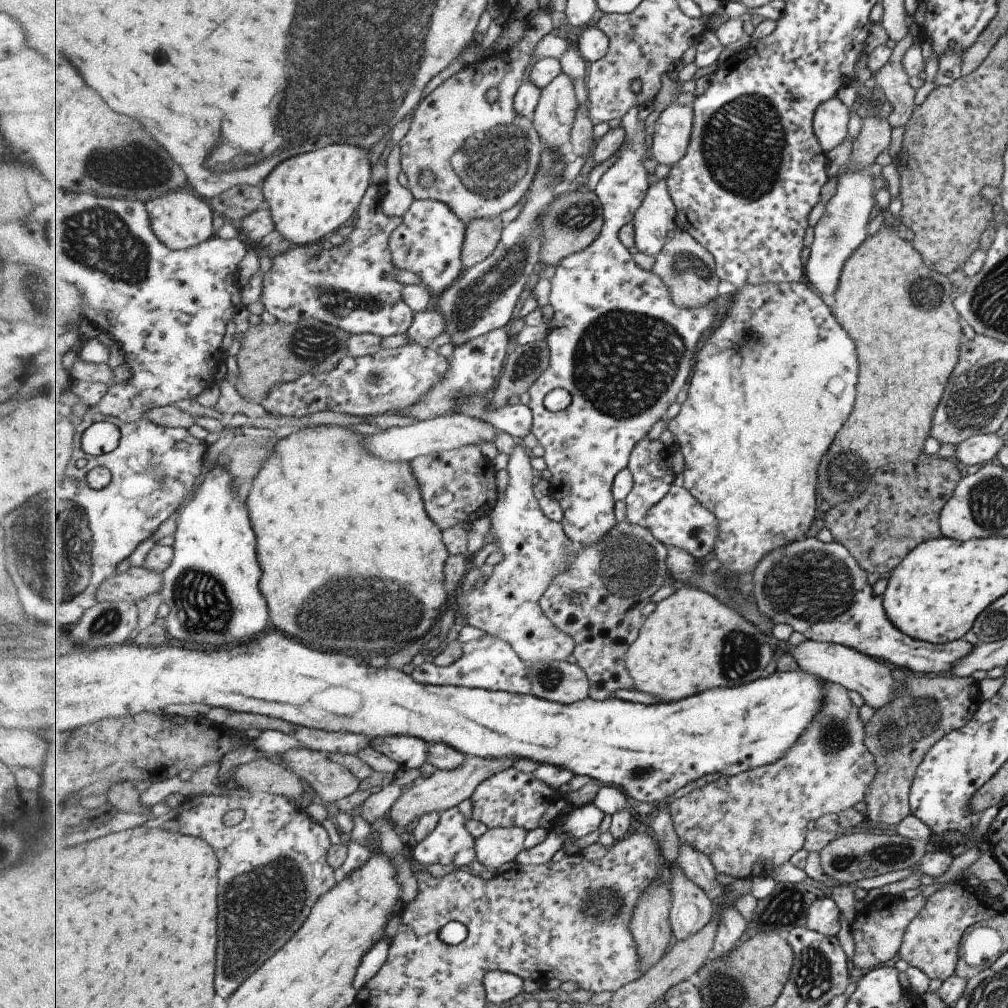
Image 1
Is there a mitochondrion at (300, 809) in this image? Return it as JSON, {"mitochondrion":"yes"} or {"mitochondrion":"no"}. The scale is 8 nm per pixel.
{"mitochondrion":"no"}

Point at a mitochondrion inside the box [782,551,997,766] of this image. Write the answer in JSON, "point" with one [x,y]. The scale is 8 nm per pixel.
{"point":[917,718]}

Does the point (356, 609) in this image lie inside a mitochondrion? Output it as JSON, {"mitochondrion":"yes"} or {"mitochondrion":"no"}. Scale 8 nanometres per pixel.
{"mitochondrion":"yes"}

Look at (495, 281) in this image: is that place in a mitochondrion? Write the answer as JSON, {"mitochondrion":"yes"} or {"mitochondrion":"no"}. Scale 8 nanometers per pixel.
{"mitochondrion":"yes"}

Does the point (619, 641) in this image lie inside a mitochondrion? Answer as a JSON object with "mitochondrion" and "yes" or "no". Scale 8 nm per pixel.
{"mitochondrion":"no"}

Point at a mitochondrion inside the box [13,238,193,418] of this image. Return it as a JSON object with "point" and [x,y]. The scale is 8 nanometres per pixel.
{"point":[36,284]}

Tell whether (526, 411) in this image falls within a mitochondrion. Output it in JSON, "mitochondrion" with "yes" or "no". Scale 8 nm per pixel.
{"mitochondrion":"no"}

